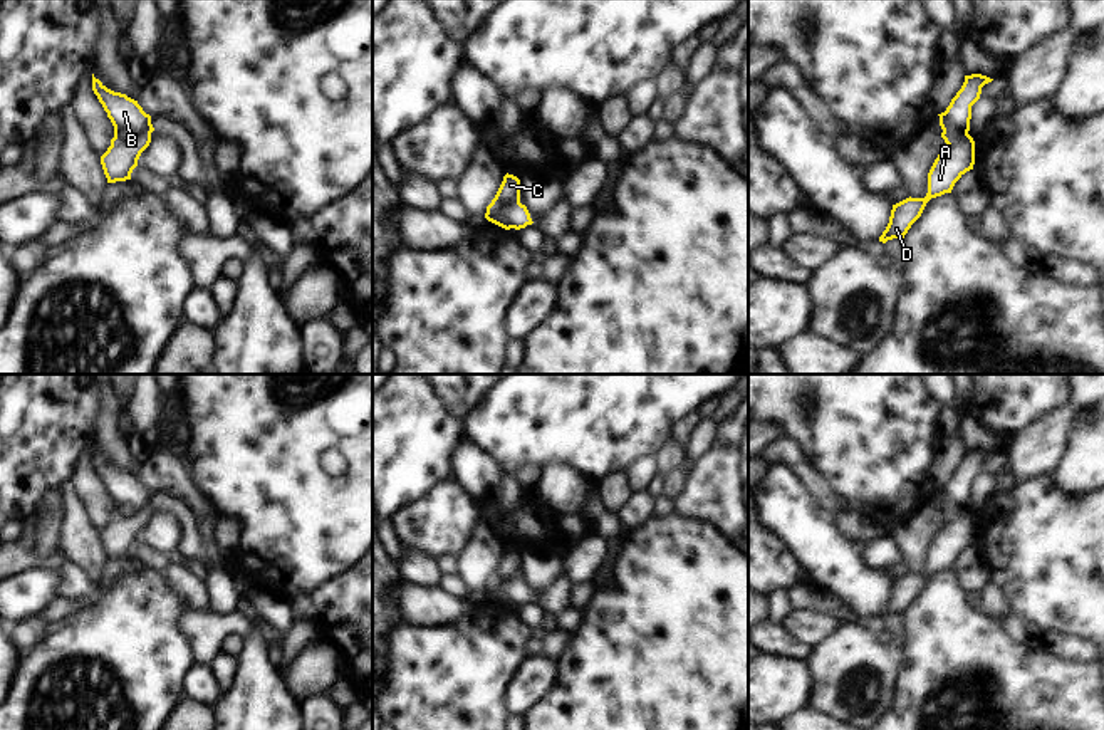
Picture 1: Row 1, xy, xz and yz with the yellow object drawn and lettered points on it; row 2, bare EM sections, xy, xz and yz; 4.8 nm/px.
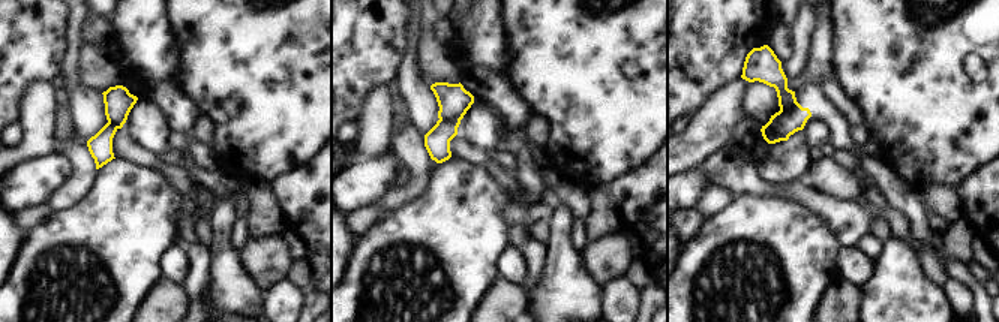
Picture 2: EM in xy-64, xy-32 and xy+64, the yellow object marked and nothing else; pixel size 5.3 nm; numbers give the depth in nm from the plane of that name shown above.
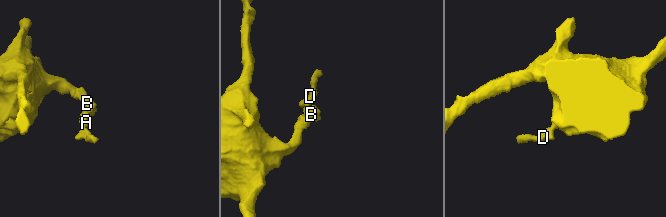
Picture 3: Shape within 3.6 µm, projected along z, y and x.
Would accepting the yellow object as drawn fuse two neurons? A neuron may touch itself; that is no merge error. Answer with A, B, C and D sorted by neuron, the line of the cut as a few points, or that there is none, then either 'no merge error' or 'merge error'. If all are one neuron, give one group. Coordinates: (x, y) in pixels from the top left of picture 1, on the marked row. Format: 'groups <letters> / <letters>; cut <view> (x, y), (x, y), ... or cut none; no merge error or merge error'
groups A D / B C; cut xy (150, 131), (130, 140), (118, 140), (114, 136); merge error

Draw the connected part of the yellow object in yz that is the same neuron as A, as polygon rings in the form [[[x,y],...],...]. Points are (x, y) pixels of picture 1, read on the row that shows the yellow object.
[[[963,134],[953,144],[948,144],[935,159],[928,173],[928,193],[924,198],[906,198],[893,205],[889,223],[879,242],[904,238],[911,225],[921,216],[931,198],[951,193],[955,183],[975,164],[975,141]]]

